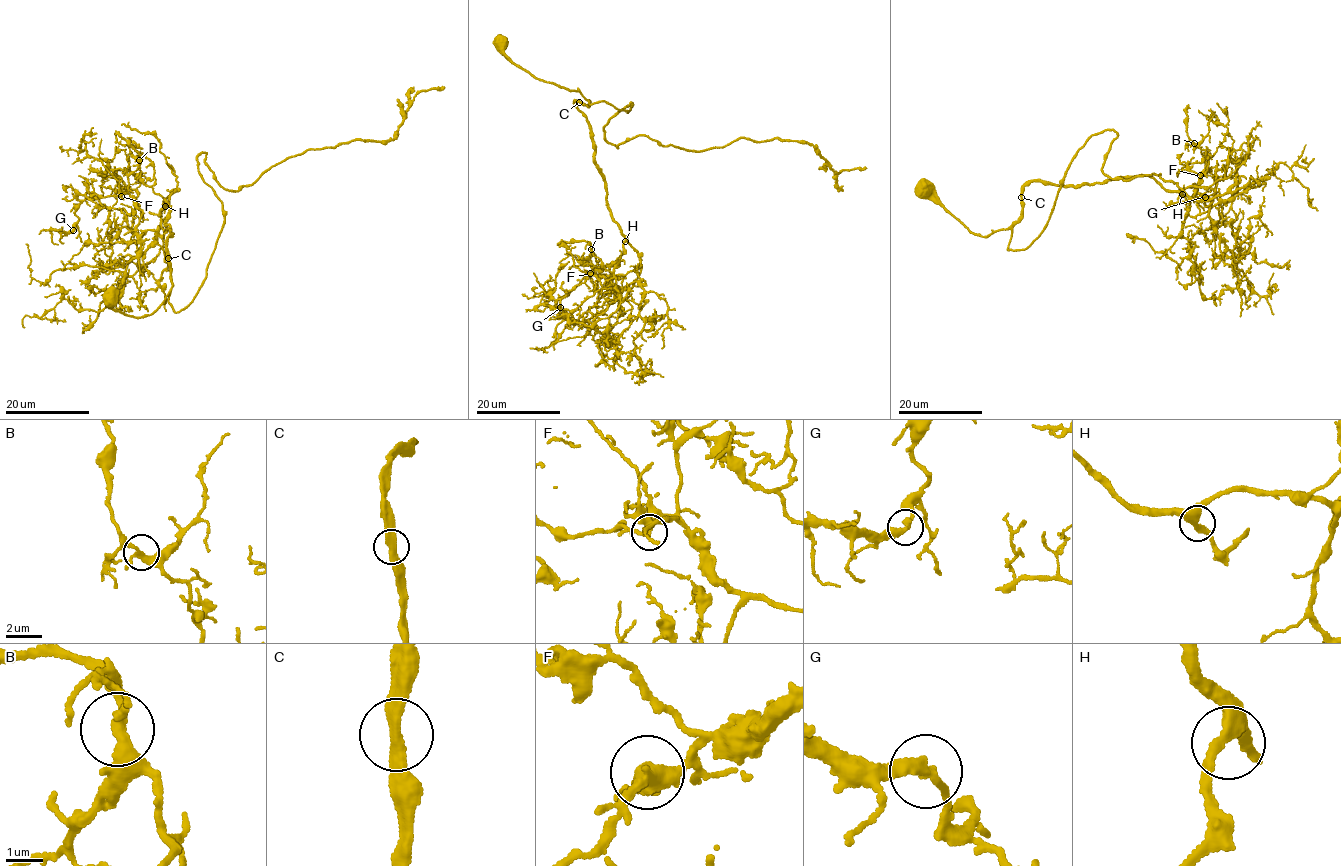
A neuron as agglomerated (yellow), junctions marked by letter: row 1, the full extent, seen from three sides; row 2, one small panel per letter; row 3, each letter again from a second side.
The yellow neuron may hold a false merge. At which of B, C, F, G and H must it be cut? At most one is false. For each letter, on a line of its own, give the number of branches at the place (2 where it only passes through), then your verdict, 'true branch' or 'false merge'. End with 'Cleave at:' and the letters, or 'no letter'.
B: 2 | true branch
C: 2 | true branch
F: 2 | true branch
G: 2 | true branch
H: 2 | true branch
Cleave at: no letter

